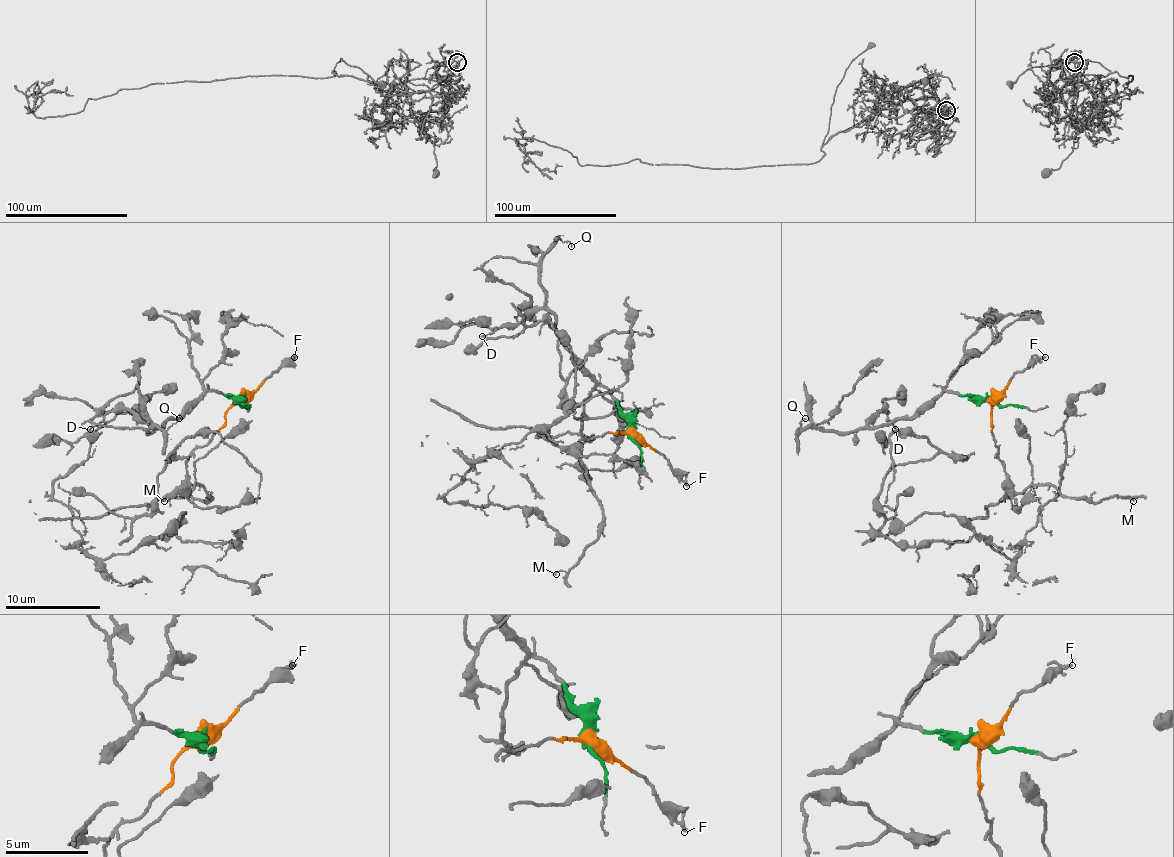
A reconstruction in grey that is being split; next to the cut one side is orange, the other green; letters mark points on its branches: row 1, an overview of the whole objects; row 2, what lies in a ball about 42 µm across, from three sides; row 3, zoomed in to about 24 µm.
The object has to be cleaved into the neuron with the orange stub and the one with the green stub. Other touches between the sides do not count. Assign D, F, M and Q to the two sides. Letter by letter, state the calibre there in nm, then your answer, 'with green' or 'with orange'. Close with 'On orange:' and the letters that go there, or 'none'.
D: 120 nm | with green
F: 150 nm | with orange
M: 110 nm | with orange
Q: 120 nm | with green
On orange: F, M

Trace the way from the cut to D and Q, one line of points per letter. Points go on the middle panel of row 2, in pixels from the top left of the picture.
D: (629, 432), (619, 401), (574, 354), (548, 311), (531, 311), (519, 323), (503, 325), (481, 337)
Q: (629, 432), (619, 401), (567, 346), (545, 304), (541, 258), (560, 239), (572, 246)

